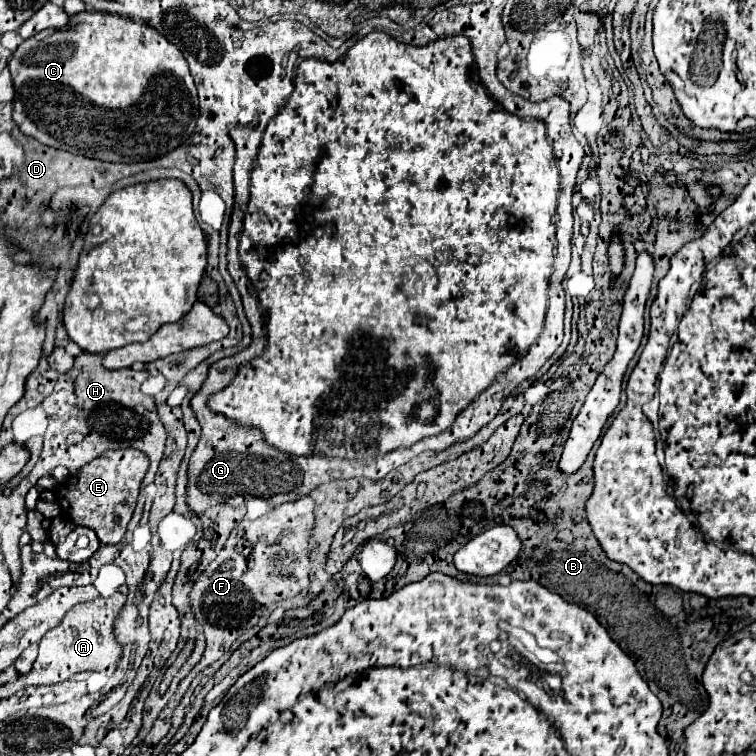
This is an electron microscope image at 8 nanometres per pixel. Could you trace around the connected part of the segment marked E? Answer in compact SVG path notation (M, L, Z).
M131 447L107 451L95 457L91 463L83 465L83 469L71 475L69 481L57 485L61 511L73 523L93 529L103 545L119 543L133 515L137 495L139 495L139 485L147 473L147 467L149 467L147 455Z

